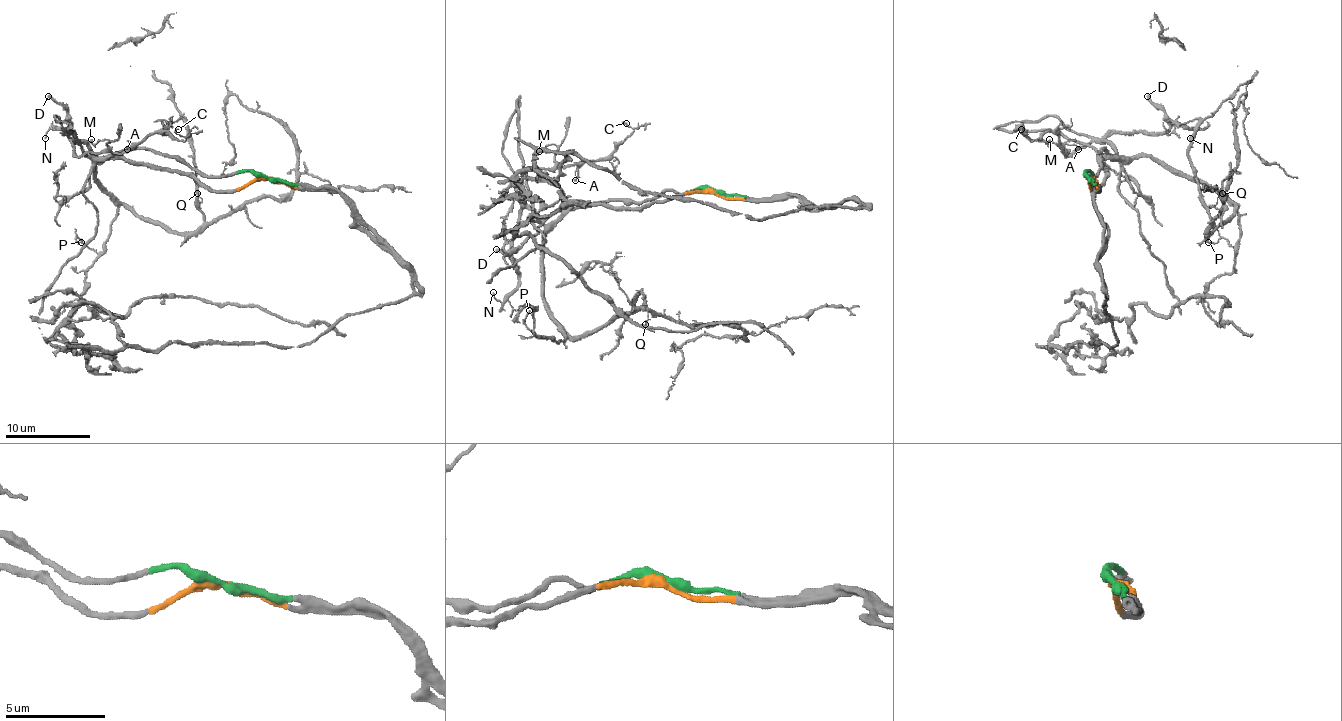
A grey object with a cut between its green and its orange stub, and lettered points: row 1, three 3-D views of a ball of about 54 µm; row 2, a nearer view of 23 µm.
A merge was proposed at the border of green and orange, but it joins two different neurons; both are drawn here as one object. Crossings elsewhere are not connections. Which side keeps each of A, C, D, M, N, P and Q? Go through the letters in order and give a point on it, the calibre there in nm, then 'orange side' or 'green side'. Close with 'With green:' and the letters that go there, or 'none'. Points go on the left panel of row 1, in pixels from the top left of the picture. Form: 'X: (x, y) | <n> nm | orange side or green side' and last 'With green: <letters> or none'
A: (127, 149) | 130 nm | green side
C: (178, 129) | 110 nm | green side
D: (48, 96) | 240 nm | green side
M: (91, 139) | 150 nm | green side
N: (45, 138) | 100 nm | green side
P: (81, 242) | 120 nm | orange side
Q: (197, 193) | 130 nm | orange side
With green: A, C, D, M, N

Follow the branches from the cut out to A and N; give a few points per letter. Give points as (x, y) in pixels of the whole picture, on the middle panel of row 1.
A: (715, 191), (668, 191), (641, 202), (602, 200), (544, 217), (519, 194), (527, 168), (579, 166), (574, 181)
N: (715, 191), (602, 200), (544, 217), (523, 209), (512, 241), (519, 285), (502, 302), (493, 292)

